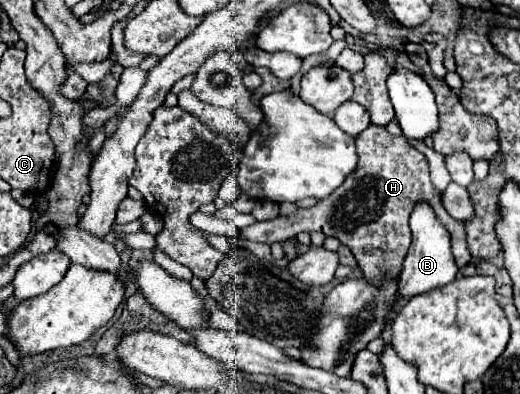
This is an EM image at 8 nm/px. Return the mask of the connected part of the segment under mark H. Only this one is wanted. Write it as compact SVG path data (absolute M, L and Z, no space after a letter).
M369 125L361 135L357 135L357 153L359 163L355 171L339 189L335 189L335 193L331 193L311 209L299 209L299 213L293 217L277 217L265 223L253 223L251 227L241 231L241 237L271 245L275 241L295 239L303 231L321 231L325 235L333 235L351 249L365 279L373 287L379 287L385 281L383 277L395 279L395 275L401 273L401 265L409 249L409 215L415 205L423 201L433 207L435 217L449 231L457 267L465 267L471 261L471 253L465 241L465 225L449 217L443 209L439 201L441 193L431 185L425 155L409 147L405 137L395 139L377 125Z

